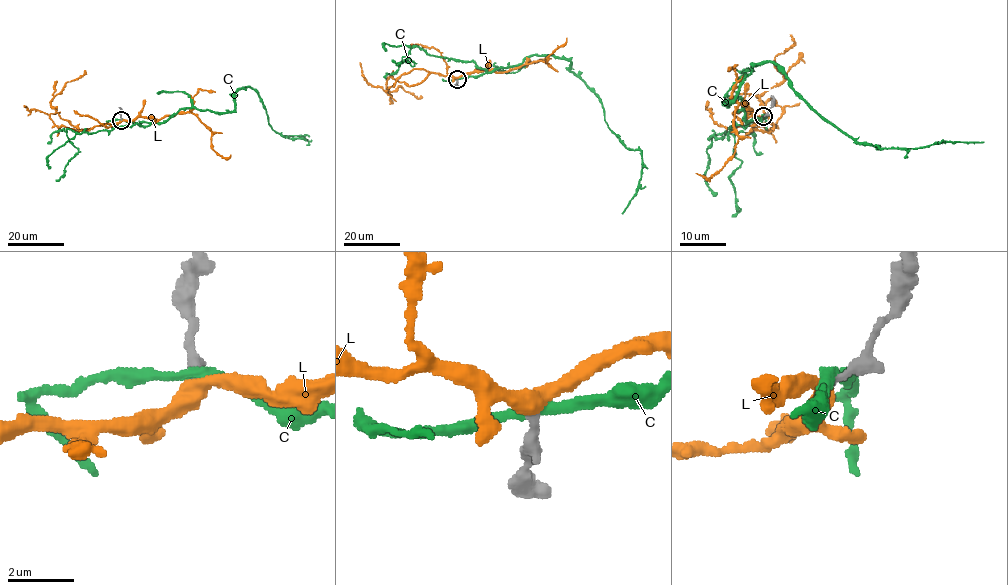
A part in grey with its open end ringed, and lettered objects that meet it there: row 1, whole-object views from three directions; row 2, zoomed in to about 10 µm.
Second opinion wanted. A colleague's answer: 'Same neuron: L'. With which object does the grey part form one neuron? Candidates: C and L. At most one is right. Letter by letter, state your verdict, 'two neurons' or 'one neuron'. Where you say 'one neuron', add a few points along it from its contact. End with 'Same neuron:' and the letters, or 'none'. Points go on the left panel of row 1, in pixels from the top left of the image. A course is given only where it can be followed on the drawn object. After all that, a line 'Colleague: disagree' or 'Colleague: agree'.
C: two neurons
L: one neuron; it runs (121, 119), (135, 120), (140, 117), (160, 119), (192, 112), (211, 132), (212, 148), (223, 157), (230, 154)
Same neuron: L
Colleague: agree

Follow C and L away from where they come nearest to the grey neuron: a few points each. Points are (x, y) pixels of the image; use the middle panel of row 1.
C: (457, 79), (535, 55), (567, 58), (598, 97), (610, 129), (640, 151), (638, 190), (622, 213)
L: (457, 79), (476, 71), (508, 72), (532, 62), (547, 64), (548, 57), (566, 38)

